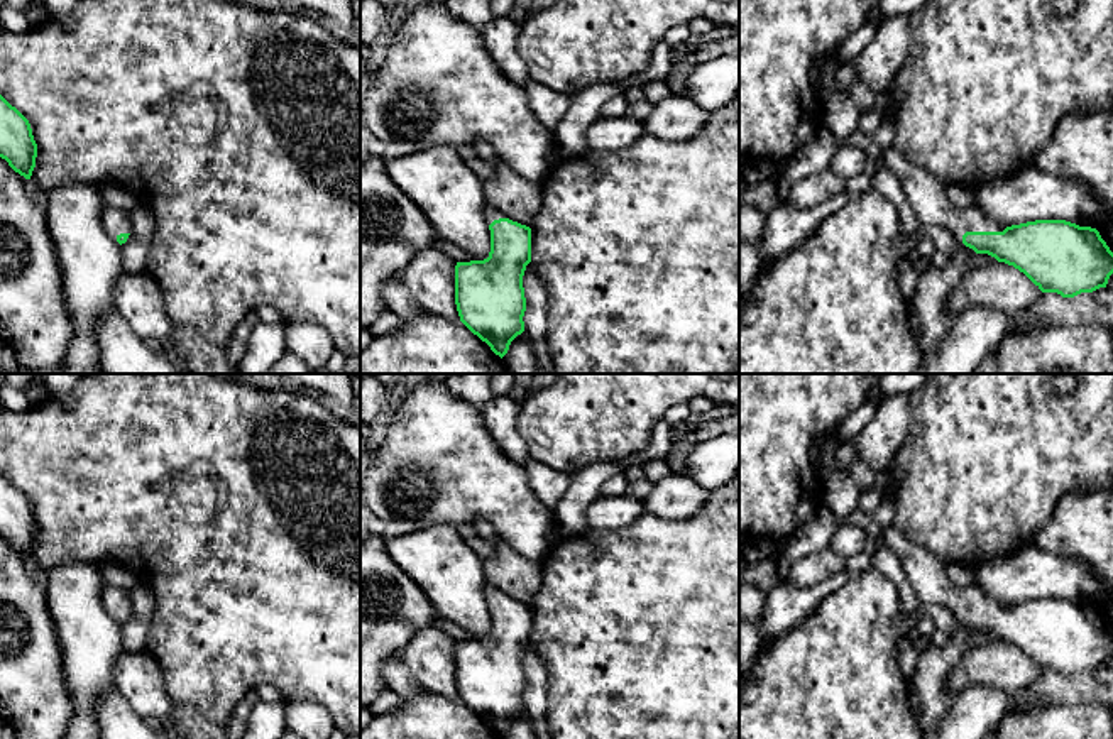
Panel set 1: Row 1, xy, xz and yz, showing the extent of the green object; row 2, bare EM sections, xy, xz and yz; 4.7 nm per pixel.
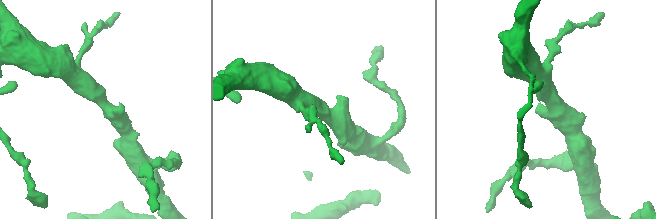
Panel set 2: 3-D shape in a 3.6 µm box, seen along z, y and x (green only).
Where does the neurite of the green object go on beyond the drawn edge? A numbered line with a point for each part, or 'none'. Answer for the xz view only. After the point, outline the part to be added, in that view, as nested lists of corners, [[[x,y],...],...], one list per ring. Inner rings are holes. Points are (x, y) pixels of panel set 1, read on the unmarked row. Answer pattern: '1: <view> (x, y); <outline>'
1: xz (493, 592); [[[487,580],[487,585],[485,585],[485,595],[487,595],[487,602],[491,604],[494,599],[499,599],[499,597],[507,597],[499,587],[496,587],[494,583],[491,583]]]

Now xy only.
1: xy (115, 599); [[[107,585],[101,594],[105,610],[117,619],[120,612],[132,612],[130,594],[125,588]]]

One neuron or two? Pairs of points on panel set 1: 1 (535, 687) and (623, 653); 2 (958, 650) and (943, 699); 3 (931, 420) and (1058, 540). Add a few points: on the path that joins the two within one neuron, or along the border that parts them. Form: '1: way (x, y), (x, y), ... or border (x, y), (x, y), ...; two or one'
1: border (531, 645), (547, 678), (548, 721); two
2: way (946, 662), (939, 668), (939, 687); one
3: border (1066, 494), (1032, 541); two

